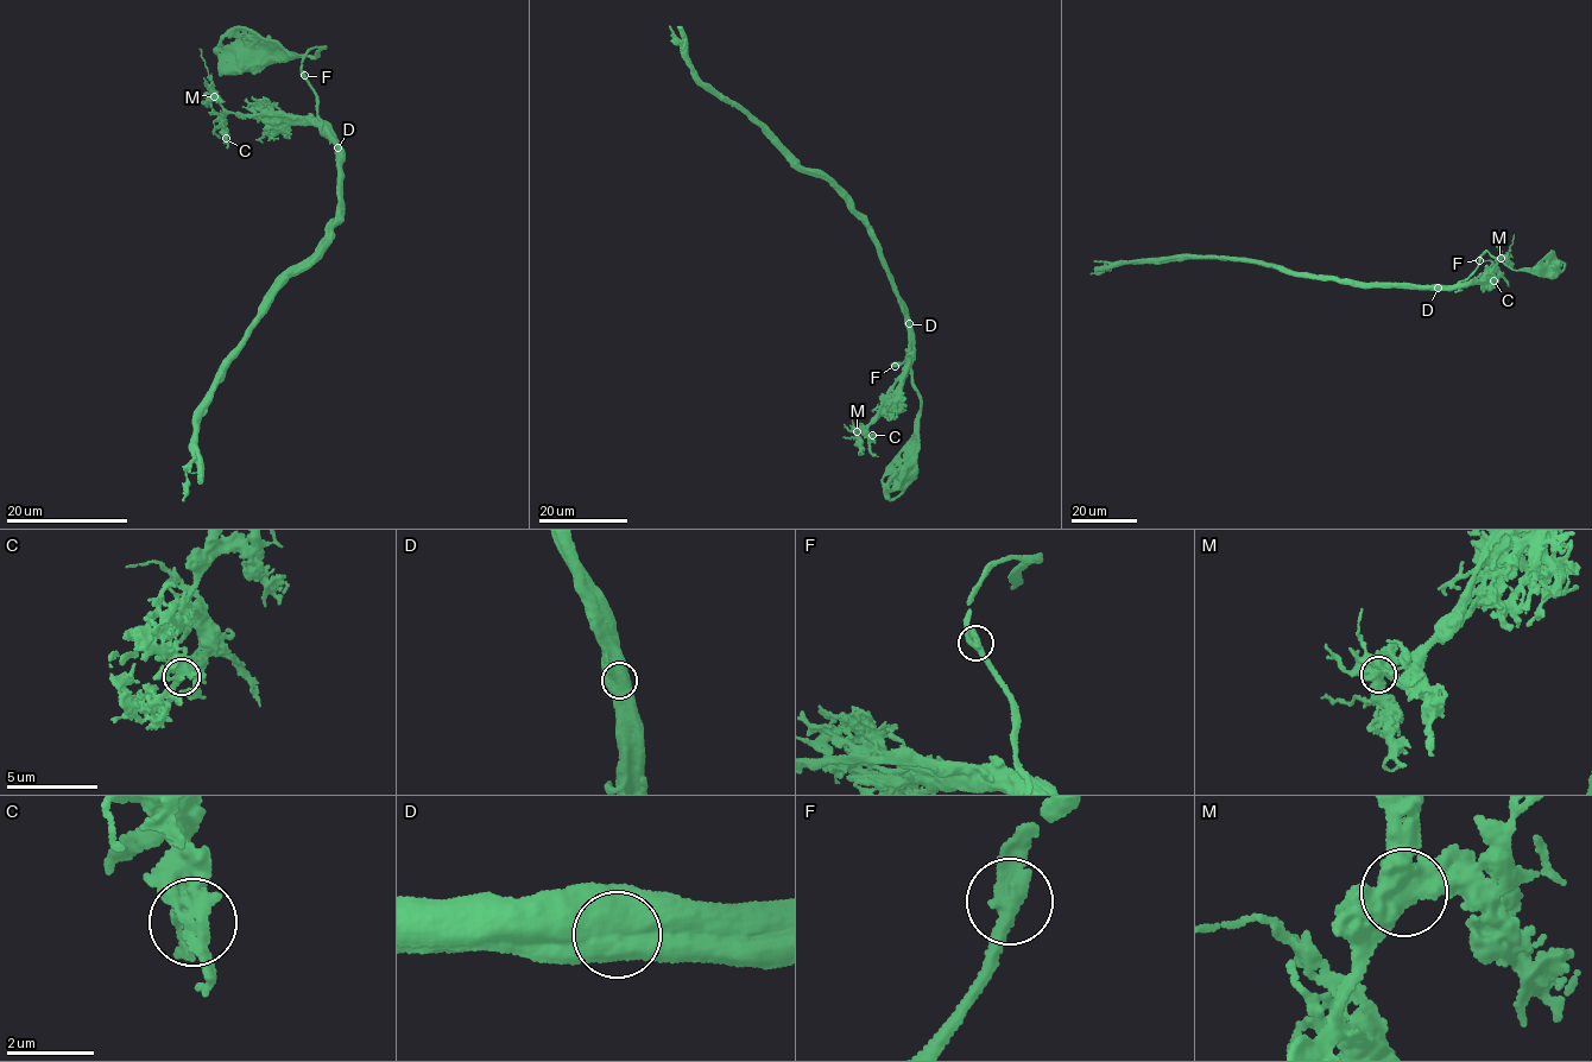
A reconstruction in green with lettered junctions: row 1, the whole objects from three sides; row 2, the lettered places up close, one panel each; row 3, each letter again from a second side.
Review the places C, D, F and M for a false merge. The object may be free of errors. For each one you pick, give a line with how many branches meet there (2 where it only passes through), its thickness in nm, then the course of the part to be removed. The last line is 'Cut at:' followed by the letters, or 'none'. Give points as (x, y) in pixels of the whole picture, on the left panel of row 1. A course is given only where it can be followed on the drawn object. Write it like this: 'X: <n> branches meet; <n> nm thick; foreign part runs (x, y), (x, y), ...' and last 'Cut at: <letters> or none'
D: 3 branches meet; 650 nm thick; foreign part runs (338, 147), (342, 221), (315, 259), (285, 279), (228, 360), (197, 421), (196, 449), (203, 467), (198, 484)
Cut at: D

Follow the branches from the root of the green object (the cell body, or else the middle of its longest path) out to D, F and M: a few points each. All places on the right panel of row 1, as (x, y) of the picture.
D: (1548, 272), (1512, 270), (1488, 251), (1467, 278), (1438, 288)
F: (1548, 272), (1512, 270), (1488, 251), (1480, 260)
M: (1548, 272), (1512, 270), (1488, 251), (1460, 283), (1491, 272), (1499, 258)

